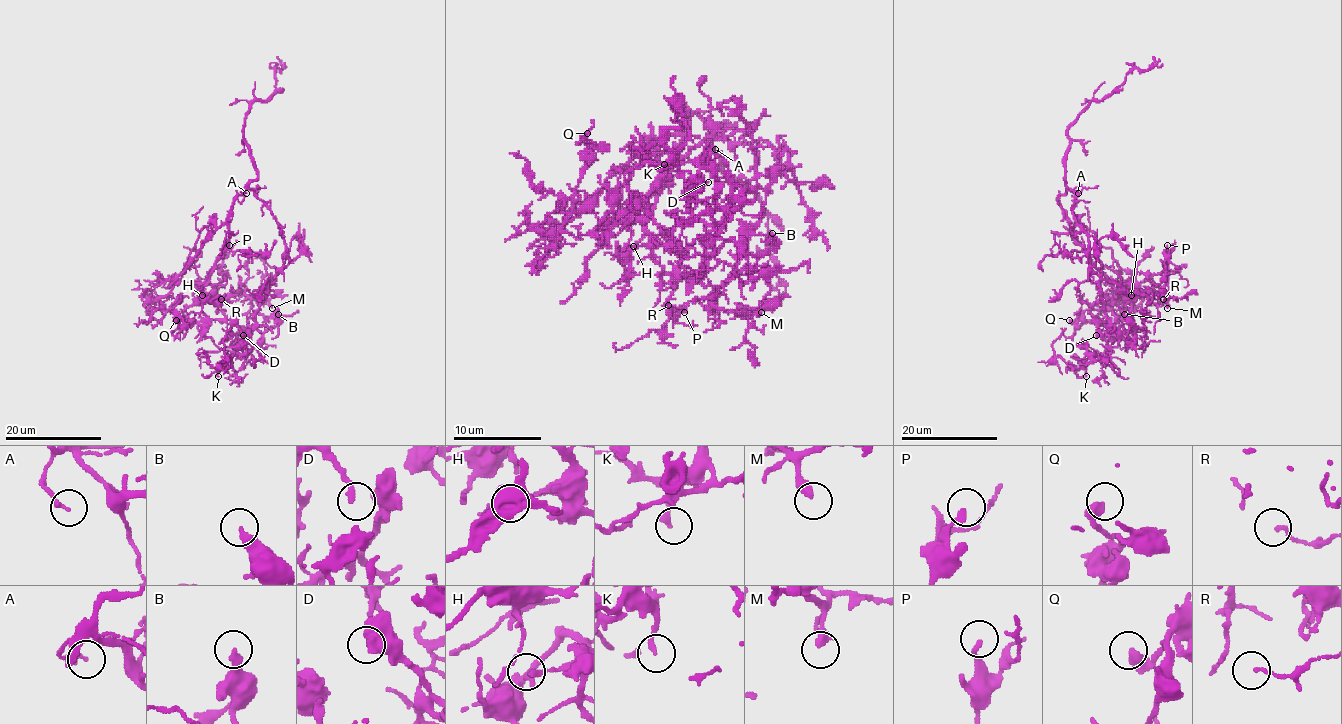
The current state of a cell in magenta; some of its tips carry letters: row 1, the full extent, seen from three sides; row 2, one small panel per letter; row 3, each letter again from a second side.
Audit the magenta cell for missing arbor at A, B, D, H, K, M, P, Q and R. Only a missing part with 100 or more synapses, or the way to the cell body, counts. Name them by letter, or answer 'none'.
none

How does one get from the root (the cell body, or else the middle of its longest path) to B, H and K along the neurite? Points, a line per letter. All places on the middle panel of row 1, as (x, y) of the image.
B: (750, 142), (763, 140), (785, 169), (765, 195), (761, 219), (746, 241), (732, 277), (772, 248), (772, 233)
H: (750, 142), (732, 144), (695, 113), (684, 124), (671, 182), (646, 222), (653, 241), (633, 246)
K: (750, 142), (763, 140), (785, 169), (765, 188), (737, 195), (717, 224), (693, 197), (675, 162), (664, 164)

